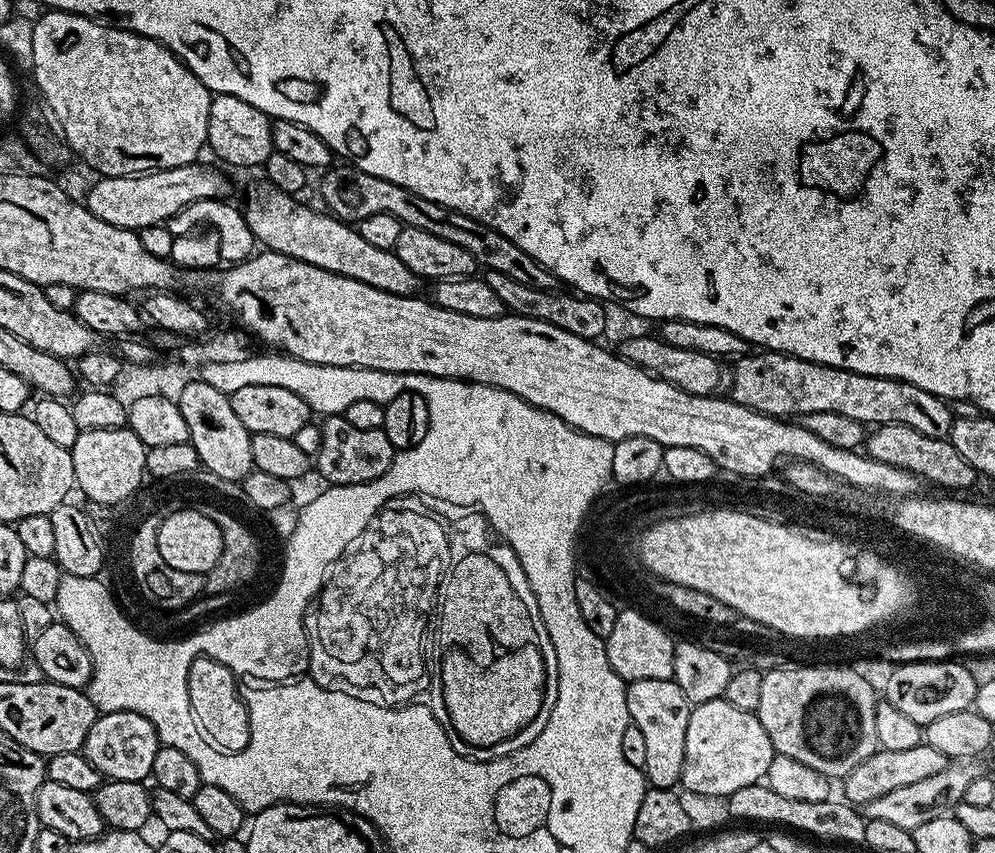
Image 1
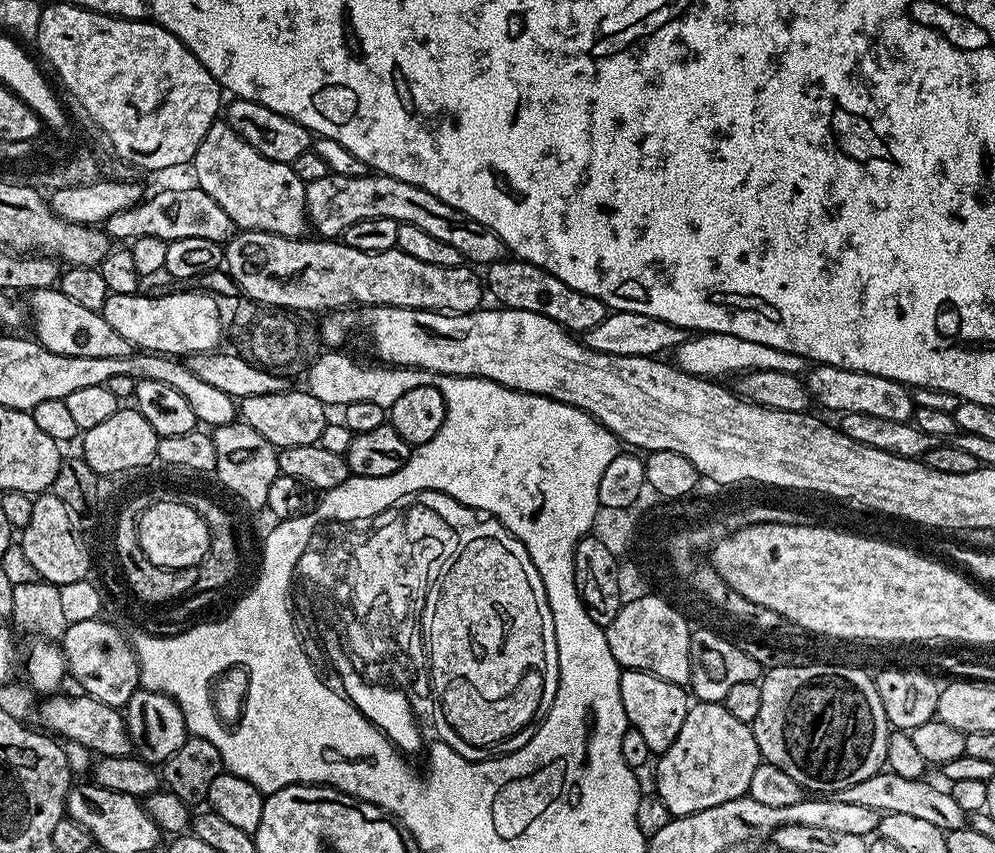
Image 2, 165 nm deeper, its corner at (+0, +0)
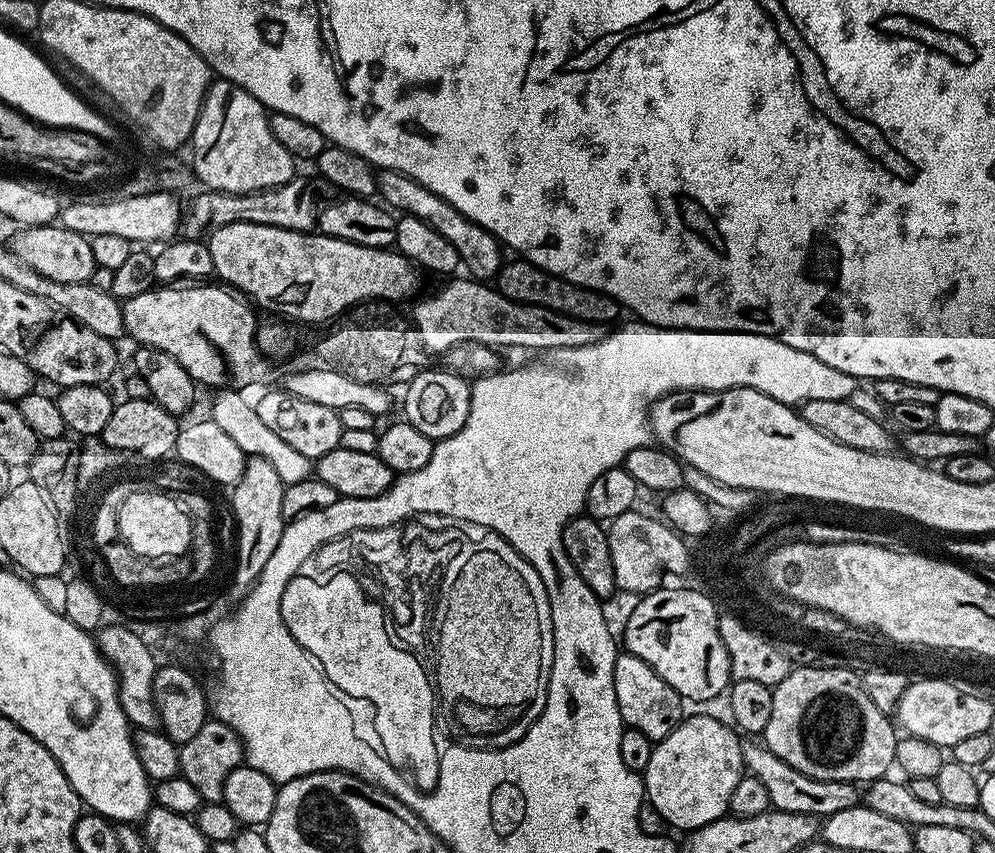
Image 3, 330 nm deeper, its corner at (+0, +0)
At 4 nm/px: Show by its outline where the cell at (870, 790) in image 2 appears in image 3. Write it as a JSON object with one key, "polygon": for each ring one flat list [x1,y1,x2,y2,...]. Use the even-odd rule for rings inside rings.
{"polygon":[[756,744,744,748,744,767,747,775,758,778,758,782,766,786,769,805,775,811,827,818,830,814,838,814,838,810,857,807,858,792,852,789,855,787,849,781,810,778,802,774,802,770,786,766,786,762,782,762,782,758,778,758,769,748]]}

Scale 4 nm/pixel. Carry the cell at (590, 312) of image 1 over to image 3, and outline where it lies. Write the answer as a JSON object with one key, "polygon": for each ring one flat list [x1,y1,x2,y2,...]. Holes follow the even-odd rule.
{"polygon":[[512,258,505,263,498,273,498,291,506,298,510,298,519,304,530,306,542,306,546,310,557,311,558,314,568,315,570,318,580,319,582,322,590,322,611,325,611,320,616,320,622,315,620,303,610,294,596,292,592,288,583,288,569,280,563,280,561,276,550,274,538,266,534,266,529,260]]}

